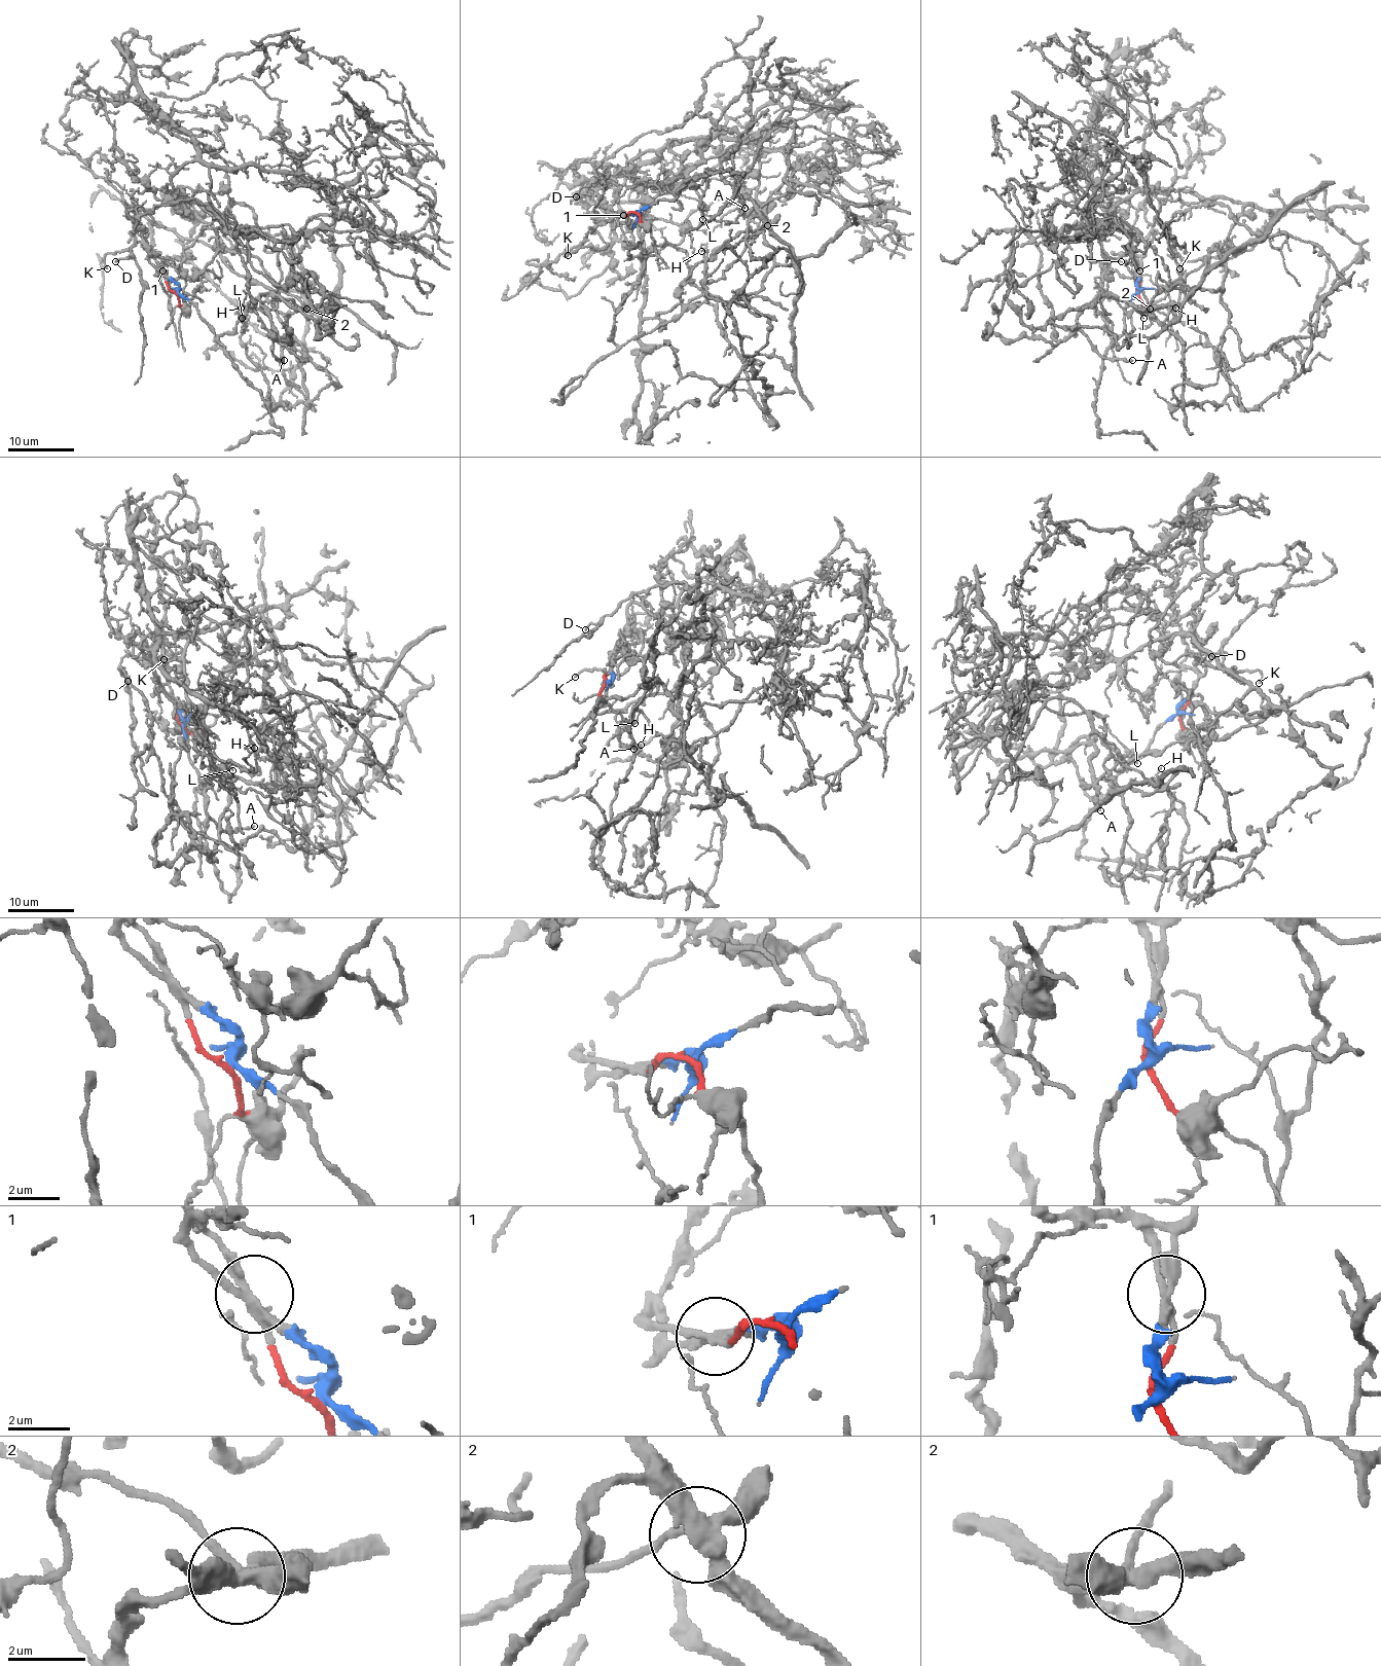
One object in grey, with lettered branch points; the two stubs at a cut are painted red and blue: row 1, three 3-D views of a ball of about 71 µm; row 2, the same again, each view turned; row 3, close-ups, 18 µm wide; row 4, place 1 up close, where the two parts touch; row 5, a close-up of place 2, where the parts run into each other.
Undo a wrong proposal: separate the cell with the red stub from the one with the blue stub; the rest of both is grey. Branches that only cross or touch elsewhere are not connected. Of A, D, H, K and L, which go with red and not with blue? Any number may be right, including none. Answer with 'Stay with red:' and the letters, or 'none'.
Stay with red: none

